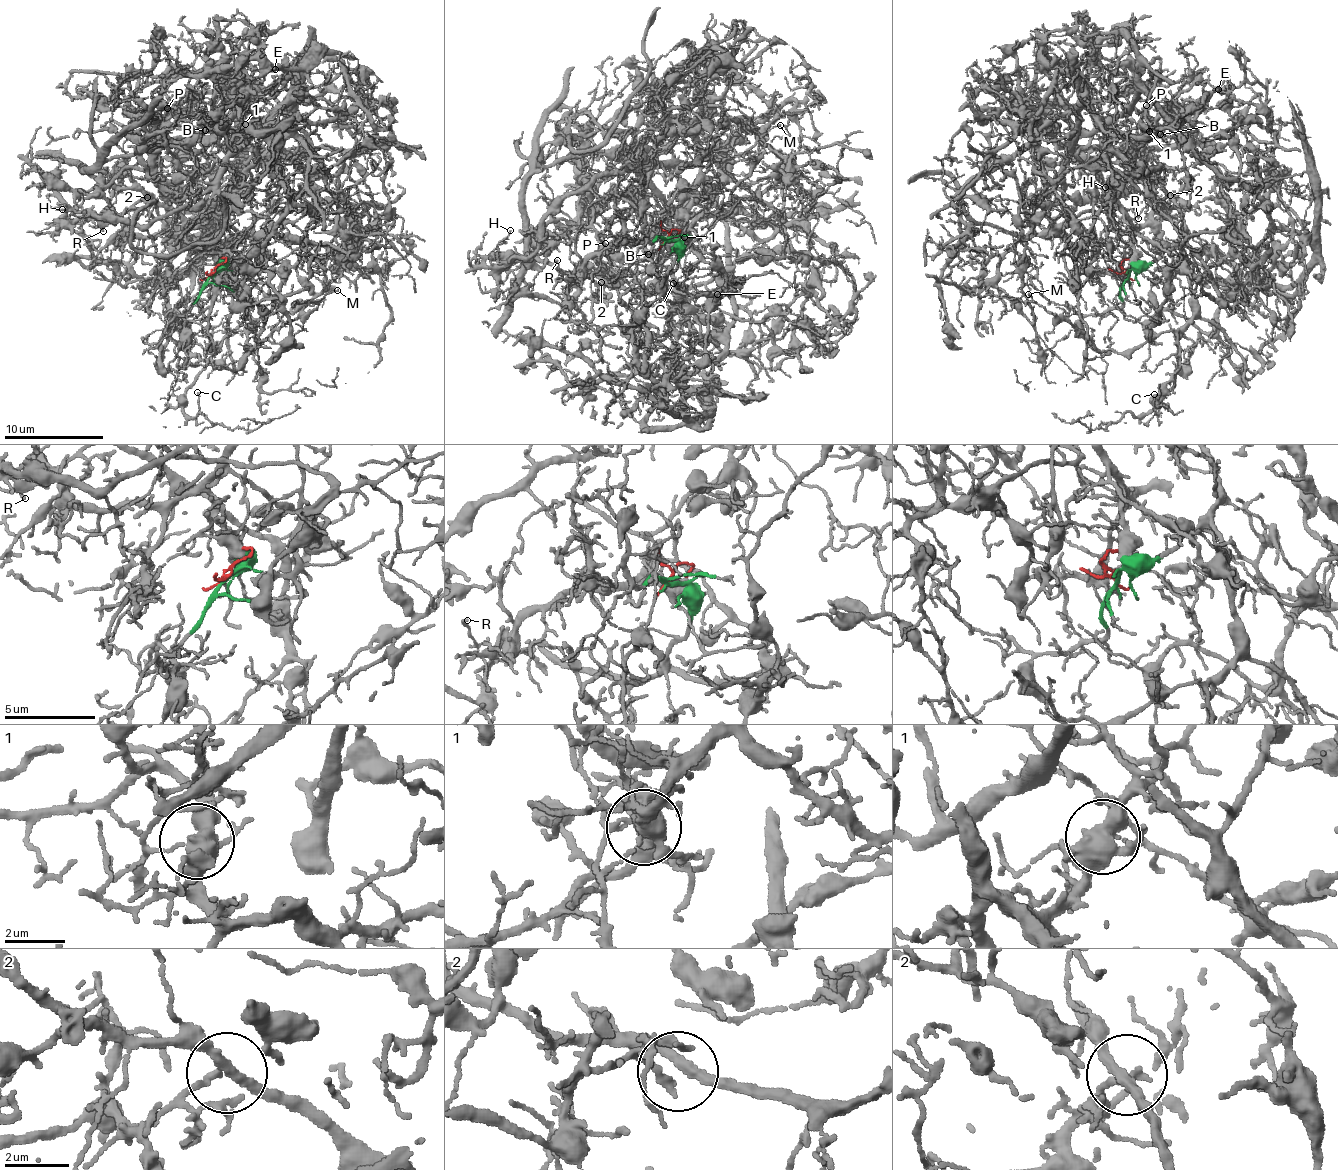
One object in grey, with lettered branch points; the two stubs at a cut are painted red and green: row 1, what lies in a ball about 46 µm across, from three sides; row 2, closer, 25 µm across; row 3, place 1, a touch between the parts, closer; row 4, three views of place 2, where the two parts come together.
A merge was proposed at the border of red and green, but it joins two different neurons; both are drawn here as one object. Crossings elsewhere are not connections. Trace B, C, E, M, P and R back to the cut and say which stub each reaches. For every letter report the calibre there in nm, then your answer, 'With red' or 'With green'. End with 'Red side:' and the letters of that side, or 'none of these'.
B: Thickness 90 nm. With red
C: Thickness 120 nm. With green
E: Thickness 130 nm. With red
M: Thickness 120 nm. With green
P: Thickness 110 nm. With red
R: Thickness 120 nm. With green
Red side: B, E, P

